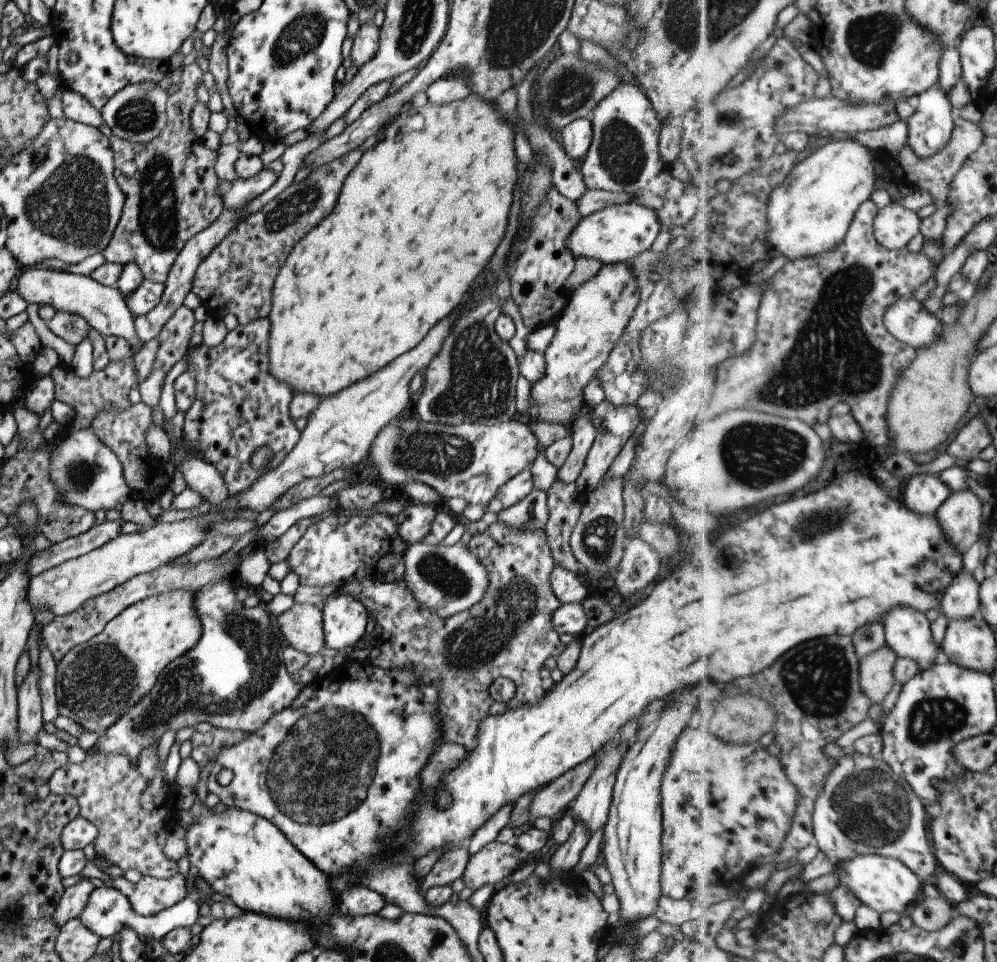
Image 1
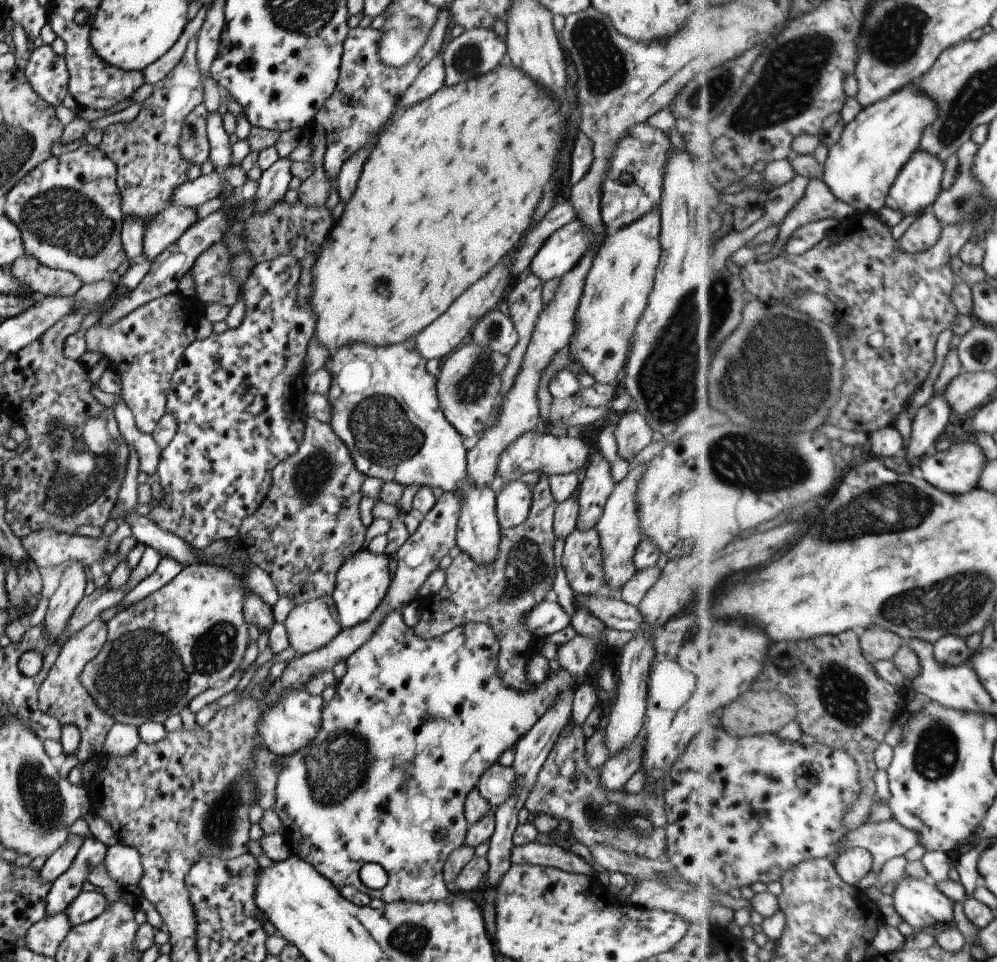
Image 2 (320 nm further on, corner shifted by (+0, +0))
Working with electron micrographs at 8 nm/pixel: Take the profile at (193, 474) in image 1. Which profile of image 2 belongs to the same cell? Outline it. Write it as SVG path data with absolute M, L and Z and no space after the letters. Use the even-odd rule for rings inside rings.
M177 293L151 299L139 308L127 313L121 320L113 323L113 326L104 327L96 322L88 328L85 335L86 350L100 352L108 360L110 367L119 376L120 394L125 404L131 411L135 426L142 432L150 434L164 413L166 392L170 387L170 378L182 352L195 340L195 316L185 307L185 300Z

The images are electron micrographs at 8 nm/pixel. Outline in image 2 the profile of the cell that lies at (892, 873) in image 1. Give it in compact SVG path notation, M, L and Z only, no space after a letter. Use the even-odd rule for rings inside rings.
M906 876L897 883L891 896L896 912L916 931L927 926L941 924L941 922L947 925L954 924L956 902L943 894L928 878L921 880Z

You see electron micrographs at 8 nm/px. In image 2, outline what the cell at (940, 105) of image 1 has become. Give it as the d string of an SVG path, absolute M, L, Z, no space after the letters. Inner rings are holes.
M920 148L902 168L886 206L907 214L927 214L943 192L944 162Z

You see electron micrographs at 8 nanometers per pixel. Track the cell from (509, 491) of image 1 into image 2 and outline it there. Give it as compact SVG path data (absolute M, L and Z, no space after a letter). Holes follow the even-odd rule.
M512 482L495 496L495 512L501 529L521 524L528 515L532 494L525 483Z

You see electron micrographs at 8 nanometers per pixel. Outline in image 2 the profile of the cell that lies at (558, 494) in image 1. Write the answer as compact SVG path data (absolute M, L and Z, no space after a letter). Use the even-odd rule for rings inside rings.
M574 529L563 544L561 566L573 593L601 595L602 570L597 533Z

